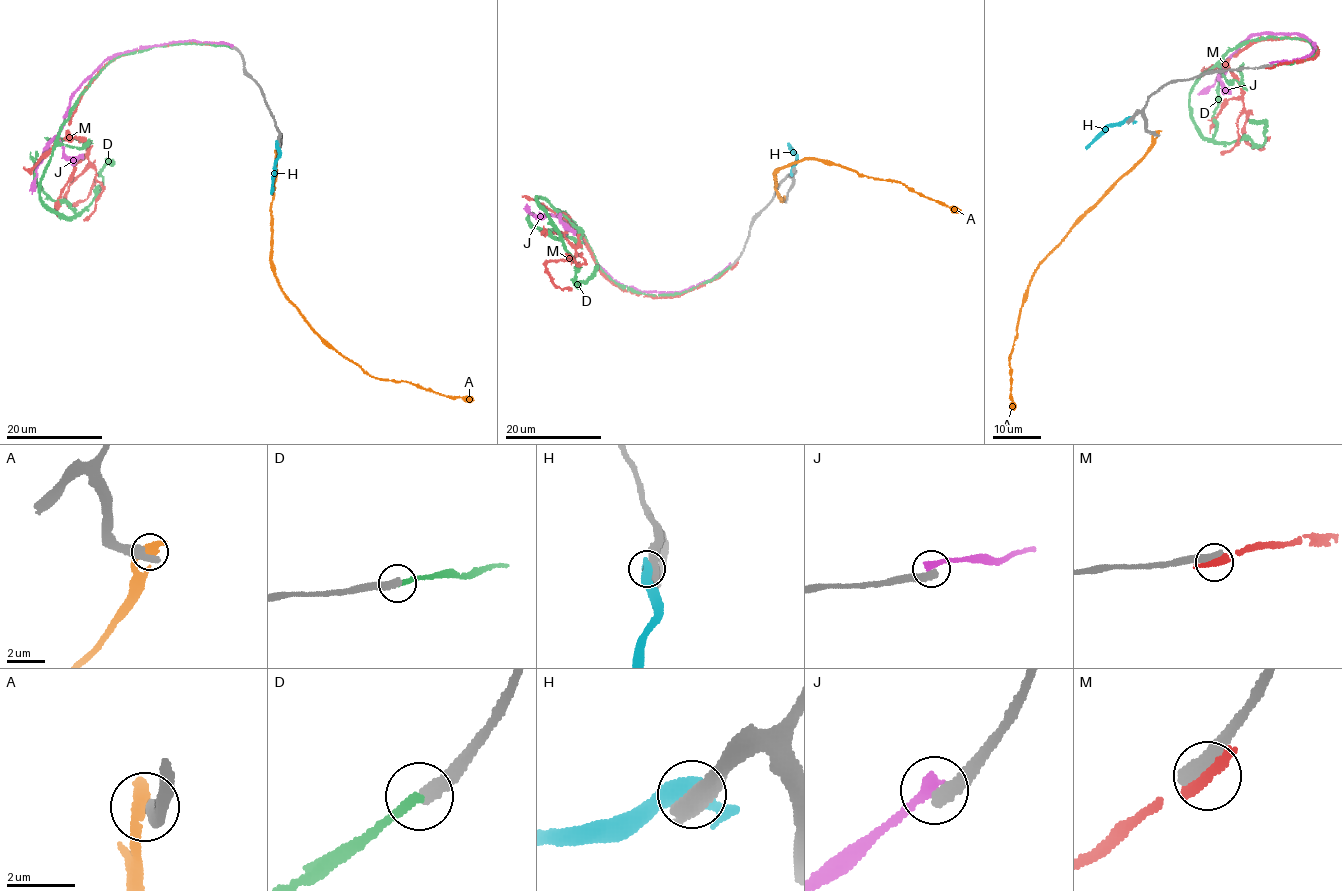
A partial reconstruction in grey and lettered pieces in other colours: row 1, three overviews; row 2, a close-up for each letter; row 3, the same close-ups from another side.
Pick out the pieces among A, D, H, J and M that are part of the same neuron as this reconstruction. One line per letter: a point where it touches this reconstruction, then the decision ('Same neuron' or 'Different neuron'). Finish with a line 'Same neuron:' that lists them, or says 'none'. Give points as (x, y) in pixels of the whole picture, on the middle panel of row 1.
A: Touches grey at (785, 199). Different neuron
D: Touches grey at (730, 266). Different neuron
H: Touches grey at (792, 169). Different neuron
J: Touches grey at (730, 265). Different neuron
M: Touches grey at (734, 266). Different neuron
Same neuron: none

